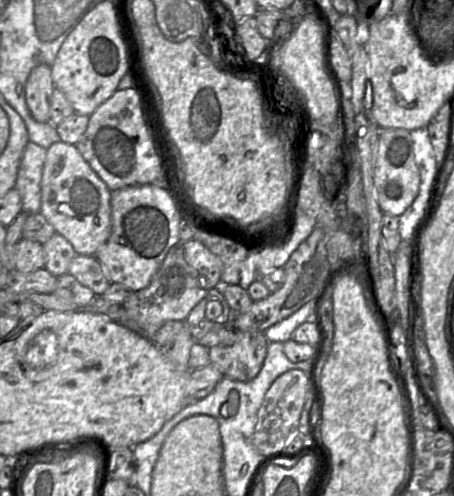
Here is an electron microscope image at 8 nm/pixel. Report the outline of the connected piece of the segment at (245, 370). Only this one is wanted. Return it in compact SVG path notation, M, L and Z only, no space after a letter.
M238 332L234 344L209 348L209 361L224 377L247 382L261 370L268 343L263 332Z

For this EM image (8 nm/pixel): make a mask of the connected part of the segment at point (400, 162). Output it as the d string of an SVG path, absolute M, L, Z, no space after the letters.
M381 128L374 184L383 214L401 216L412 205L420 191L420 171L415 162L410 131L402 128Z

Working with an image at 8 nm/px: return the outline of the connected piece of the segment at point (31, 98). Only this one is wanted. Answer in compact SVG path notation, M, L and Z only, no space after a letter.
M40 64L33 68L25 86L26 104L33 119L39 123L50 121L51 97L55 86L51 66Z

